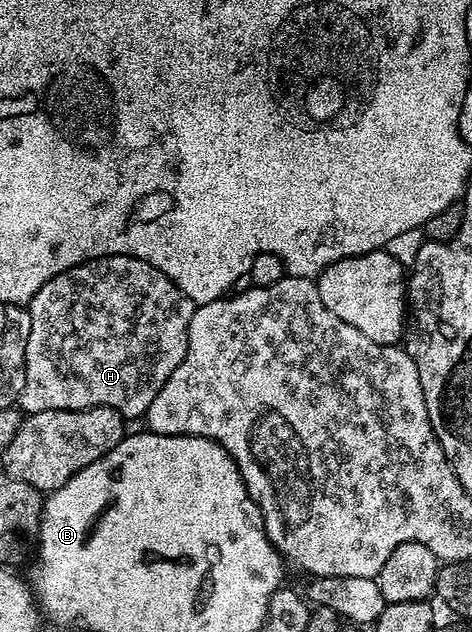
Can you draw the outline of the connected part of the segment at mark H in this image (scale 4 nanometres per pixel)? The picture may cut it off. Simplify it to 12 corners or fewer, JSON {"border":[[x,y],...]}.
{"border":[[104,255],[27,305],[34,415],[140,420],[187,353],[194,304]]}

